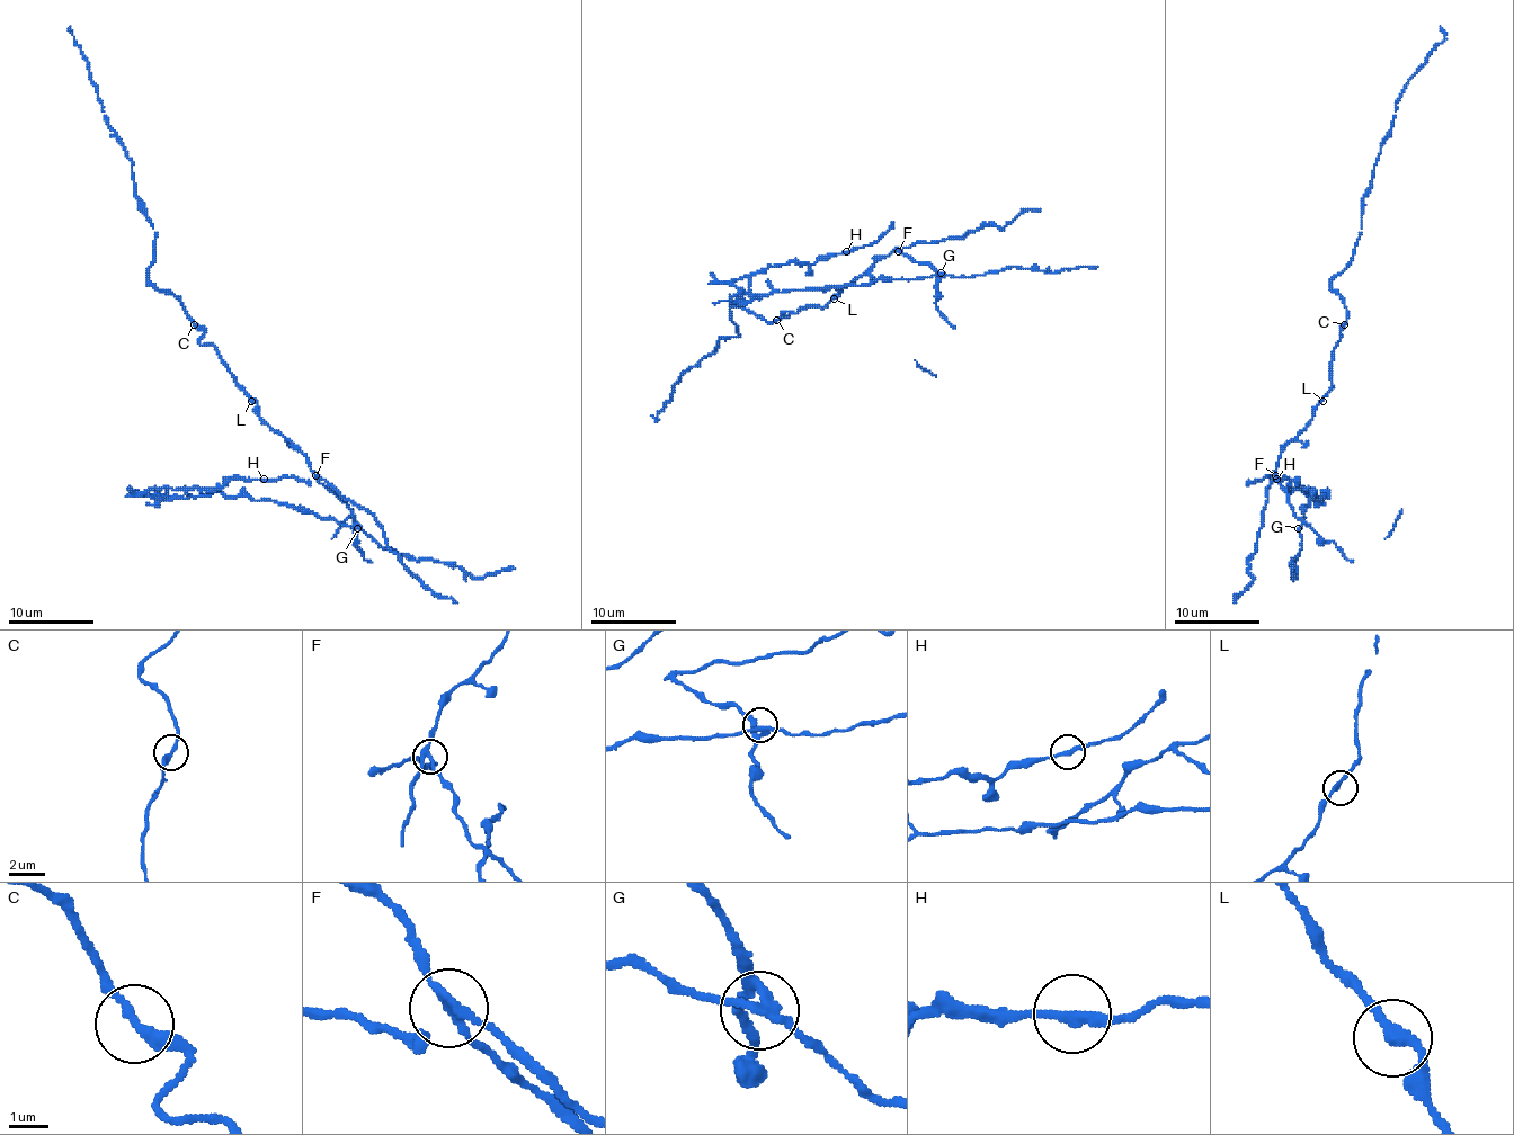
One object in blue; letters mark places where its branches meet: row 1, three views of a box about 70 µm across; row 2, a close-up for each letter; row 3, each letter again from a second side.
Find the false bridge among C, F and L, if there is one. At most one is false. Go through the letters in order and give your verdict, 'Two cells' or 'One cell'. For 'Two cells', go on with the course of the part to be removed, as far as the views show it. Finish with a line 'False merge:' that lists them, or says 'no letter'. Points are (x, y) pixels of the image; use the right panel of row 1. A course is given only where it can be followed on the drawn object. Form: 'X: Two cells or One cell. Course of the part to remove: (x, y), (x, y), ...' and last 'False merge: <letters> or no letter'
C: One cell
F: Two cells. Course of the part to remove: (1276, 475), (1300, 526), (1315, 492), (1319, 498), (1301, 488), (1287, 488), (1289, 481), (1270, 477), (1246, 485)
L: One cell
False merge: F

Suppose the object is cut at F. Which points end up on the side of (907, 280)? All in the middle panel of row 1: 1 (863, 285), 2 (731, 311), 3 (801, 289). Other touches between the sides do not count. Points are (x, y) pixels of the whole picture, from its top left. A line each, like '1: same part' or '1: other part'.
1: same part
2: other part
3: same part

